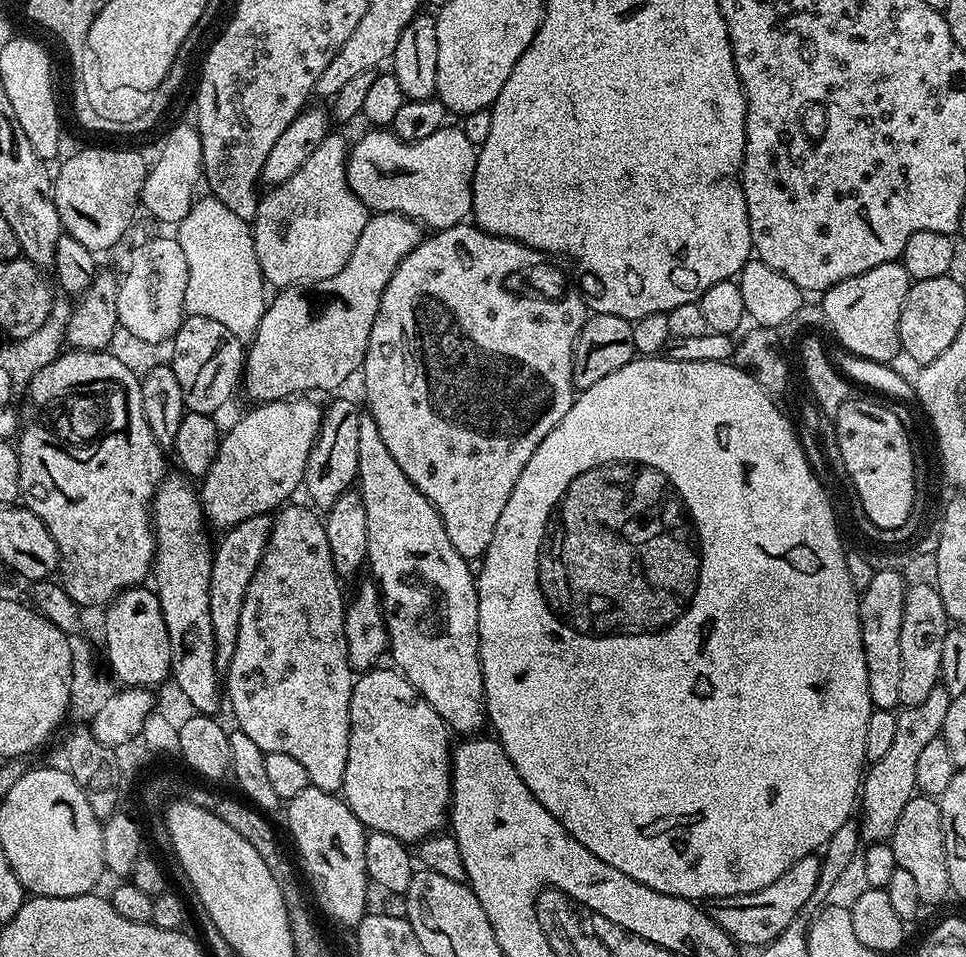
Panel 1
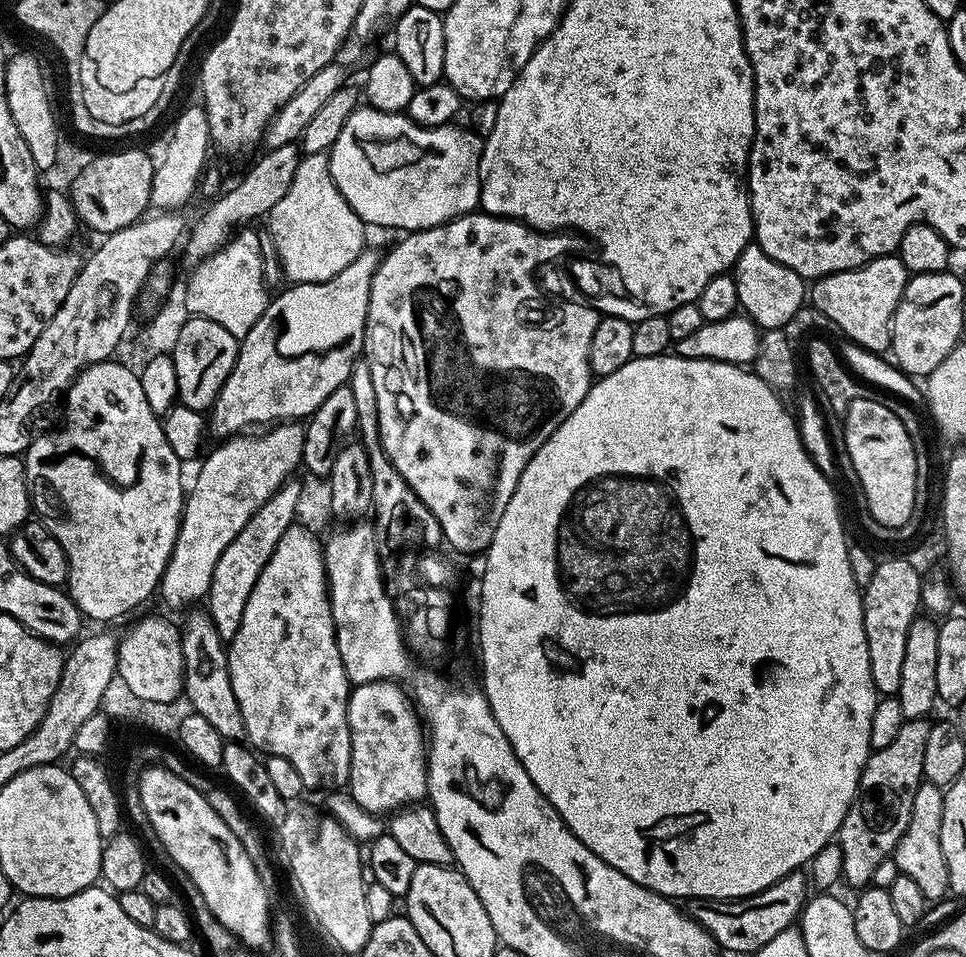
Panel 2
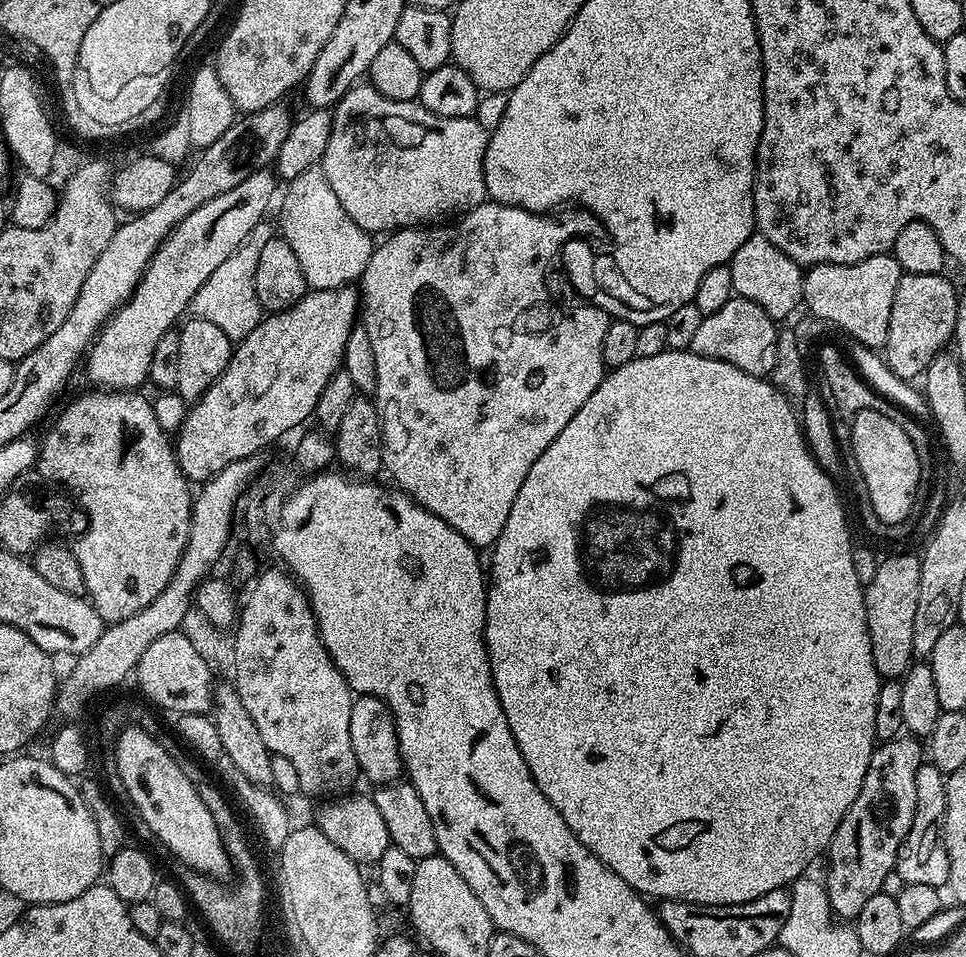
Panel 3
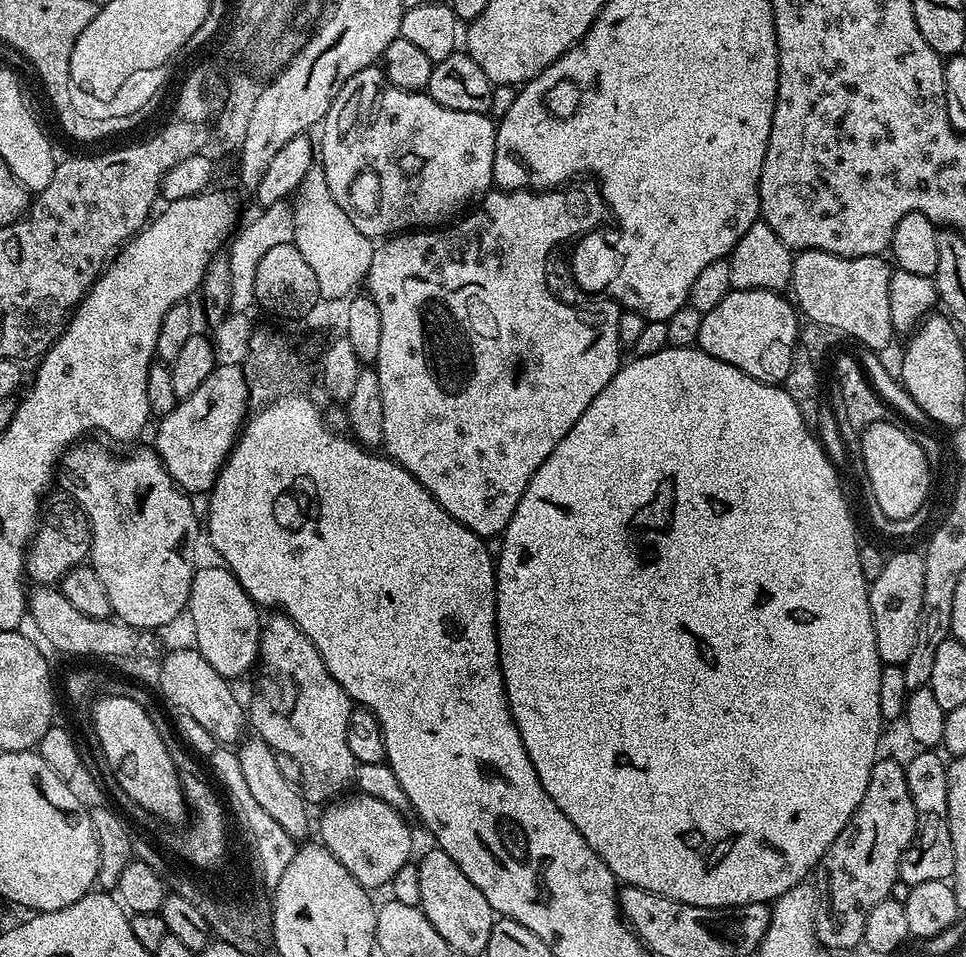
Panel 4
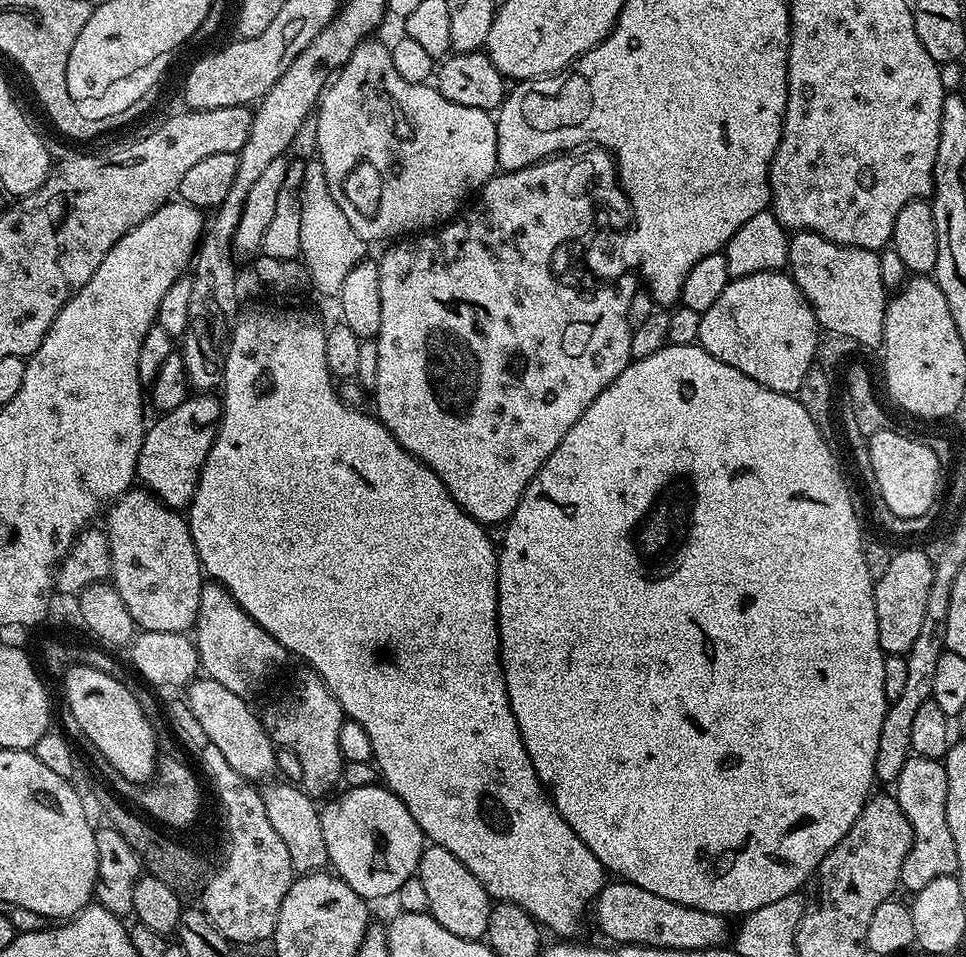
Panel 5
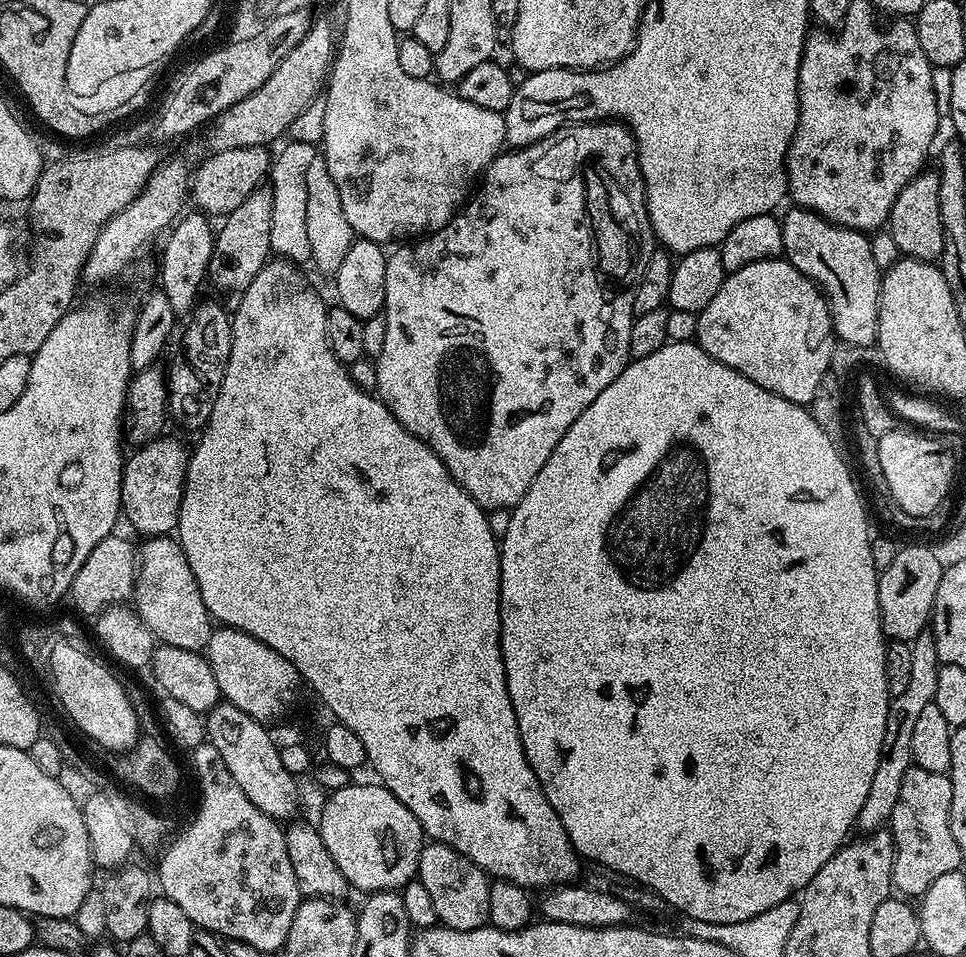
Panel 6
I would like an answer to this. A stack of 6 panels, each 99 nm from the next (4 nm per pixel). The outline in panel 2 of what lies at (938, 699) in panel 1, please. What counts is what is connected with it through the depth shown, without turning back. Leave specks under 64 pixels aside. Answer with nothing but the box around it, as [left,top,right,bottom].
[838,719,932,890]

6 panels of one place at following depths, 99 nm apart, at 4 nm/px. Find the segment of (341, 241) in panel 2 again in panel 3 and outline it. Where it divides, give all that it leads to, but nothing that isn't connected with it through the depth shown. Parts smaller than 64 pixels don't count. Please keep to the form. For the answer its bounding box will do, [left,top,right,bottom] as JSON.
[278,166,374,290]

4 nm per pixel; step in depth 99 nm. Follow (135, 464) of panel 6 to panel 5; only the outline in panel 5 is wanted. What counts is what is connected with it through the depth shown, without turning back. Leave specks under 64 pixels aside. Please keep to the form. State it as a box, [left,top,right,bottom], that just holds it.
[136,394,222,510]

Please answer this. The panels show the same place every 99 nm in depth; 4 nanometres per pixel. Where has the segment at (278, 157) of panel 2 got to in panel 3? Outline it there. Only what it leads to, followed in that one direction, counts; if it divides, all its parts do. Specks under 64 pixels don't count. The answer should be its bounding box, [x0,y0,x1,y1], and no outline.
[86,168,278,390]

